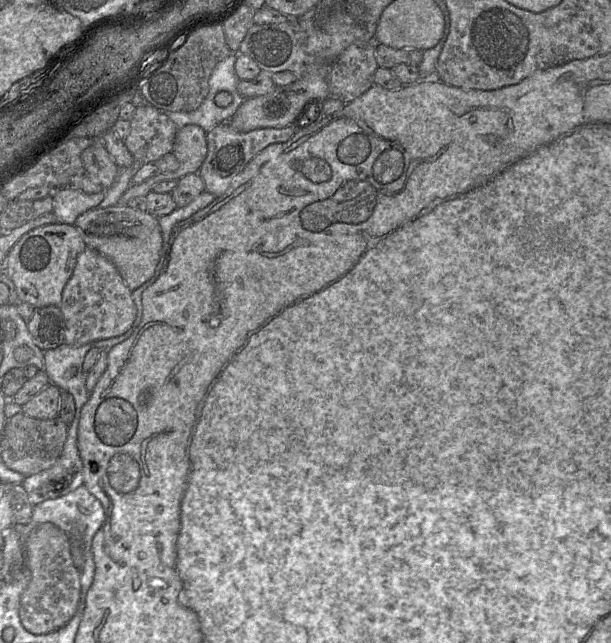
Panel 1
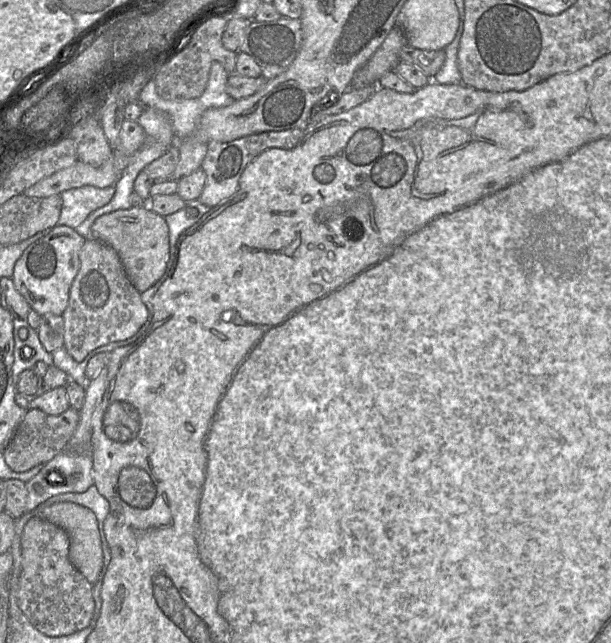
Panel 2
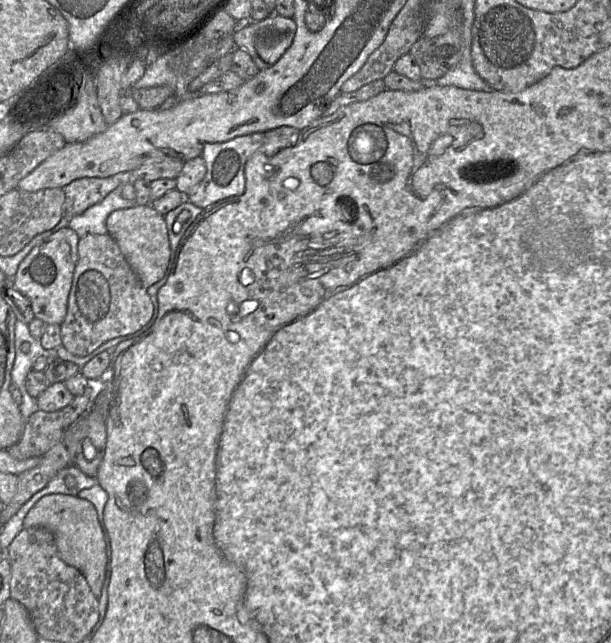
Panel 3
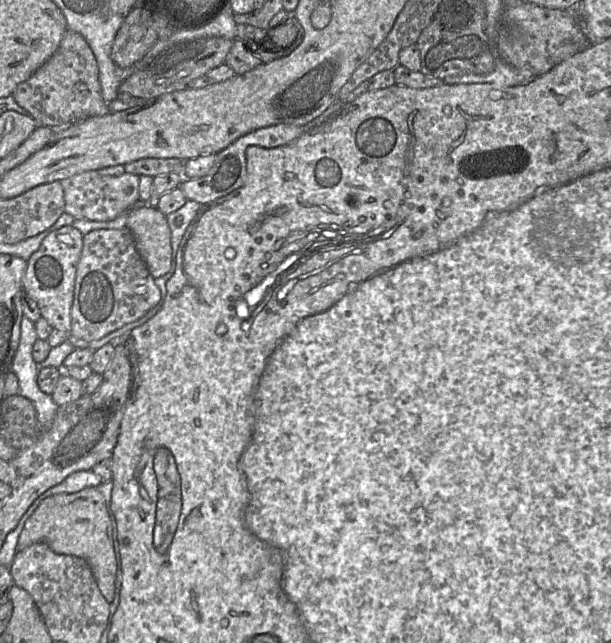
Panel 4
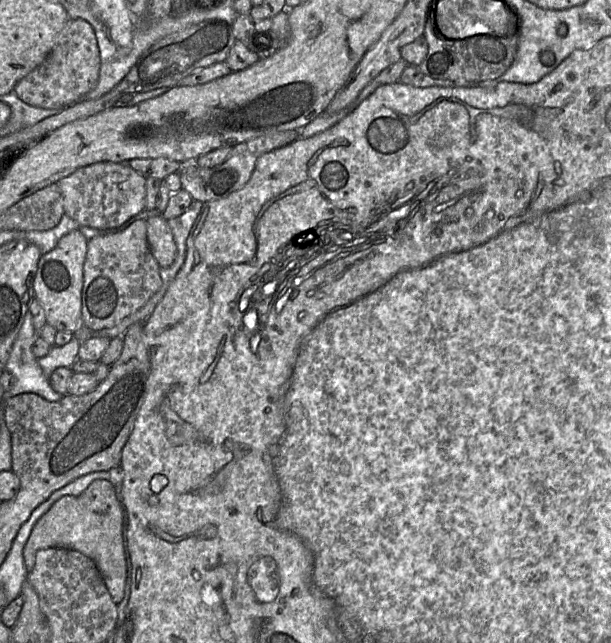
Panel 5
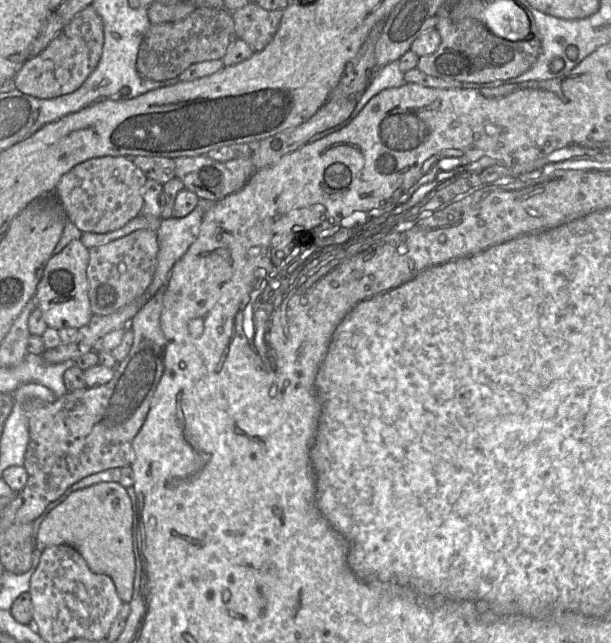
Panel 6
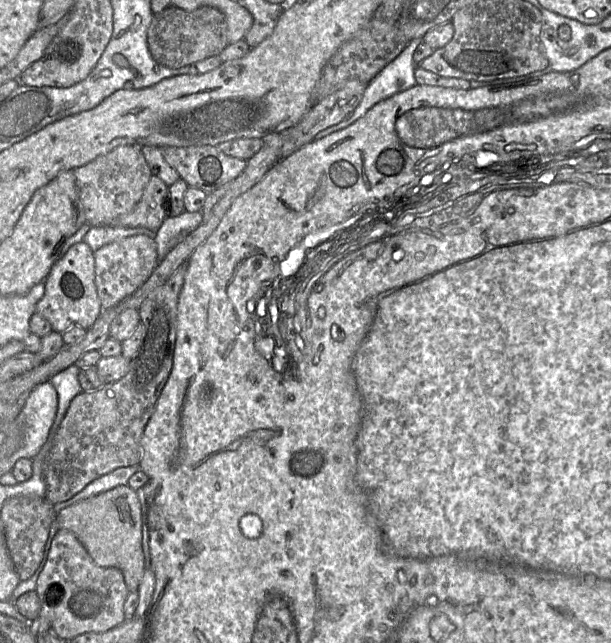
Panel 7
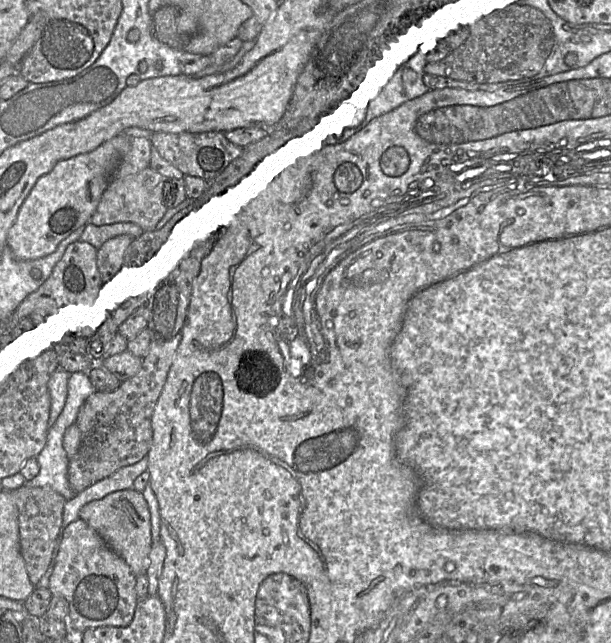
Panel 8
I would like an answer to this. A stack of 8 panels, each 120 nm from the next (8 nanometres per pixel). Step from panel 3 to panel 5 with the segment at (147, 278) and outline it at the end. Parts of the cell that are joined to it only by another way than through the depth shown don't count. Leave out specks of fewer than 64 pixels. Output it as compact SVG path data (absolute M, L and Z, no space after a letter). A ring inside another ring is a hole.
M163 216L150 217L146 220L147 241L150 251L160 268L169 267L176 258L176 244L172 230Z

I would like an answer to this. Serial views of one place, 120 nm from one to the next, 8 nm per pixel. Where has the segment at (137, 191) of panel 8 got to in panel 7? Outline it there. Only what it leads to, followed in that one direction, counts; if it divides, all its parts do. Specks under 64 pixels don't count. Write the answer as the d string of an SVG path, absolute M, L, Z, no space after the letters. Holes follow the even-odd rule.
M151 175L136 206L107 226L143 227L156 233L166 218L164 202L167 191L168 186L158 177Z

